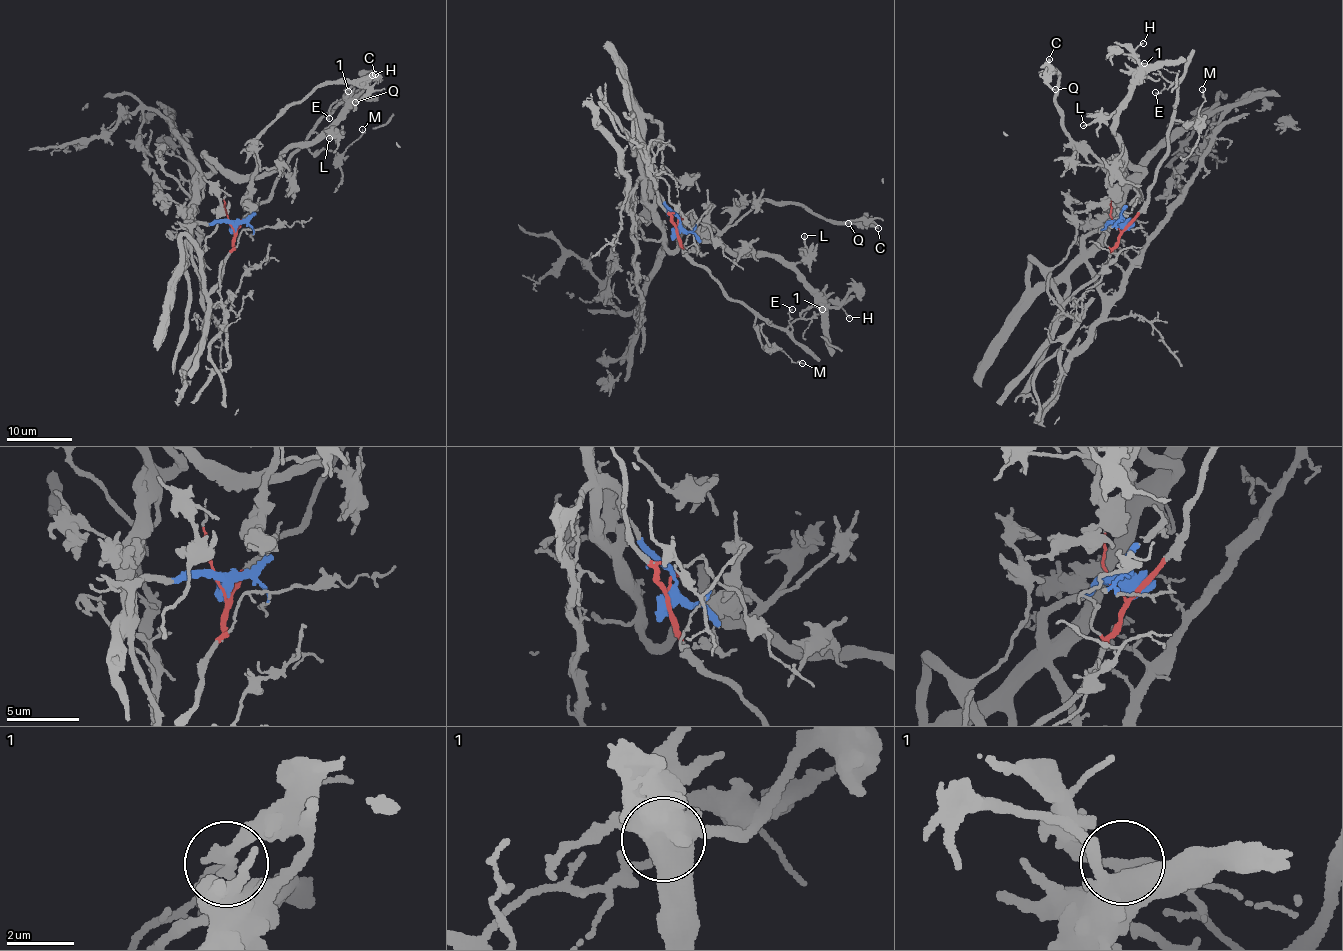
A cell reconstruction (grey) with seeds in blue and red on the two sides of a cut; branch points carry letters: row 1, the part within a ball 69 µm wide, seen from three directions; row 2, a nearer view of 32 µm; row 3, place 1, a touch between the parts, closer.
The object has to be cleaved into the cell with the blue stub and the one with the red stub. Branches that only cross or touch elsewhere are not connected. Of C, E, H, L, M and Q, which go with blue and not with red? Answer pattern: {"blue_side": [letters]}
{"blue_side": ["C", "L", "Q"]}

